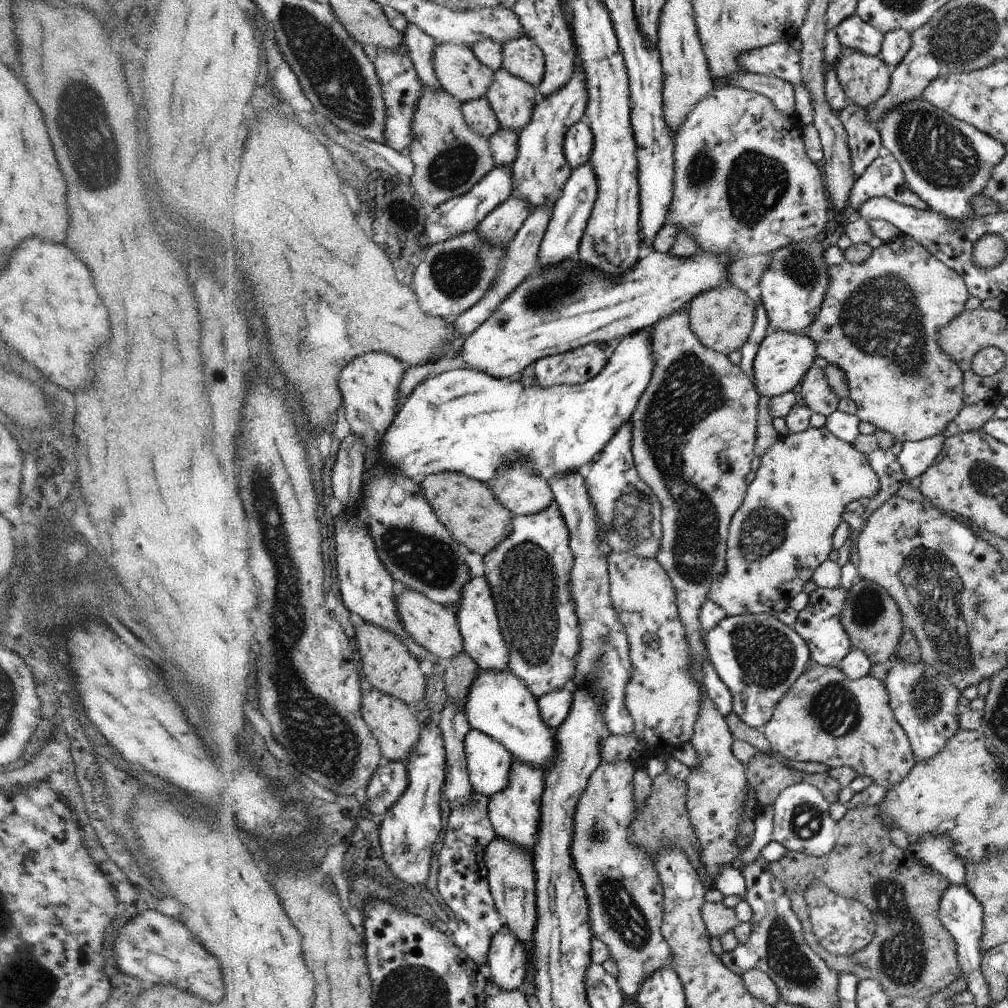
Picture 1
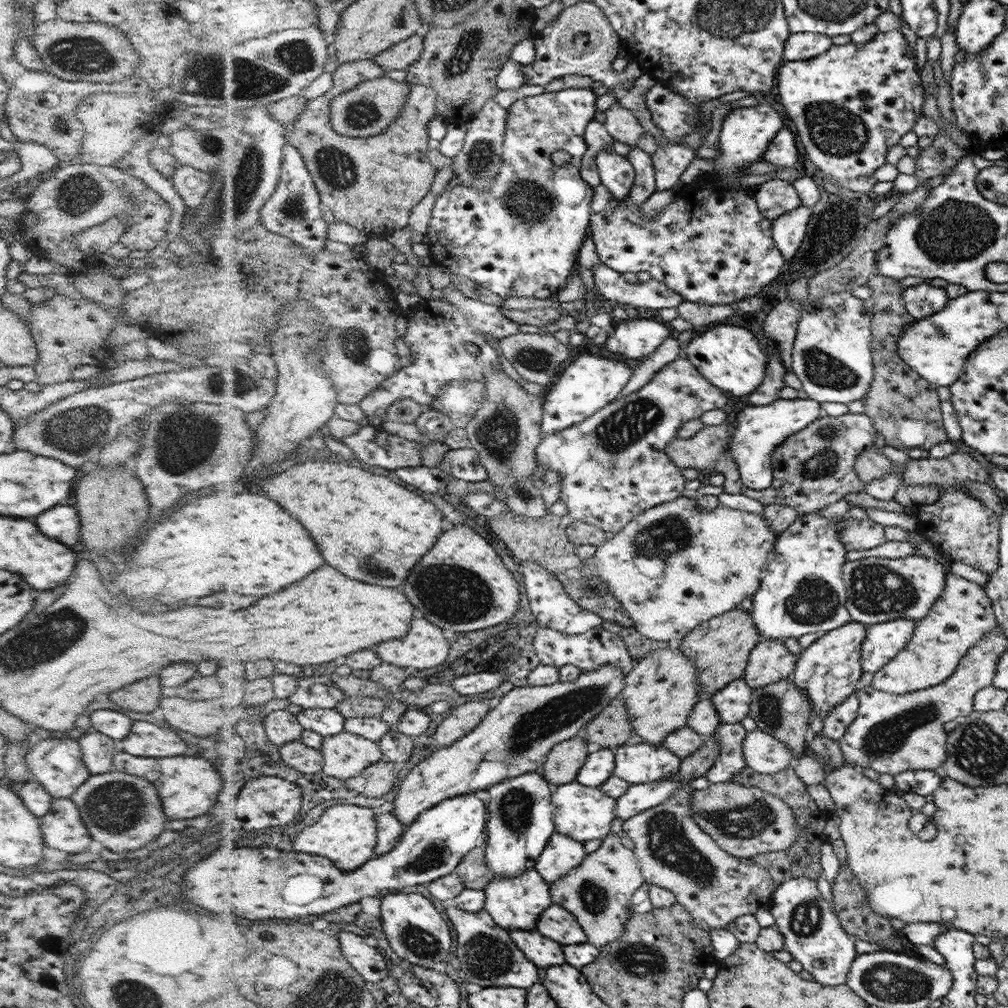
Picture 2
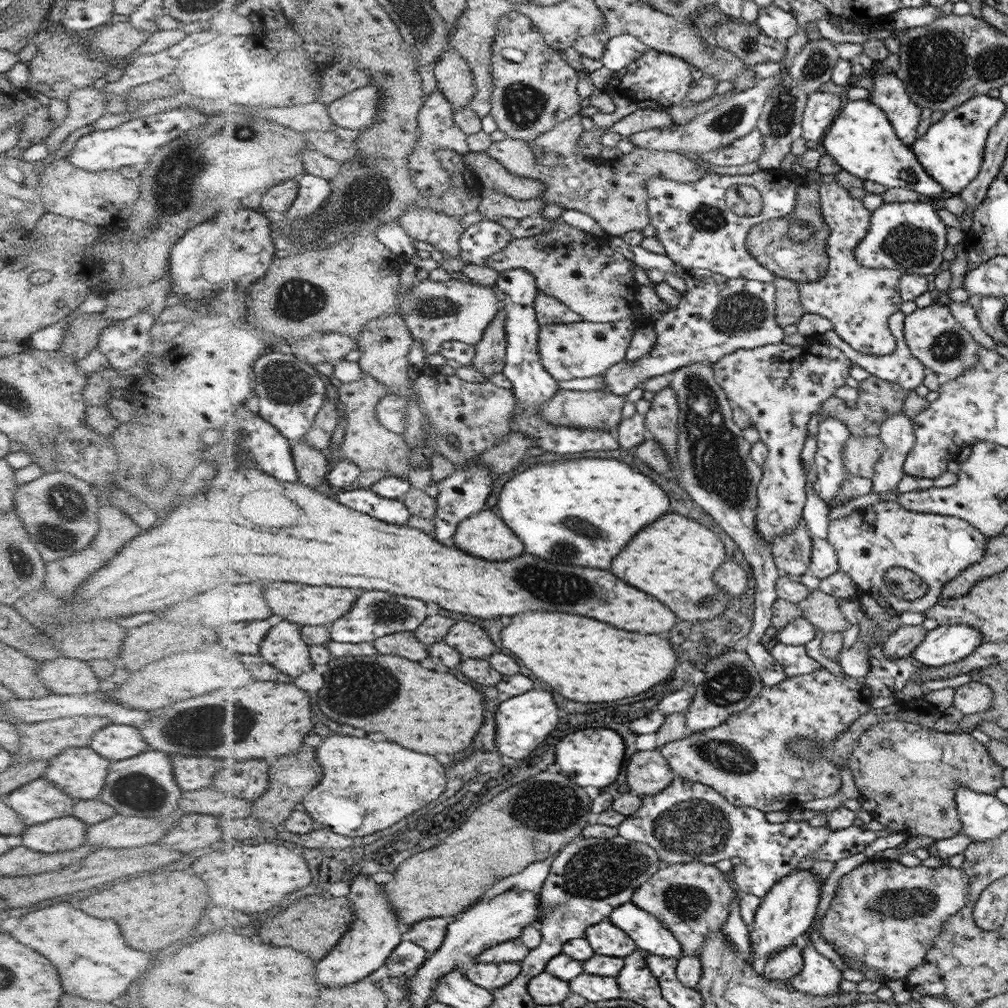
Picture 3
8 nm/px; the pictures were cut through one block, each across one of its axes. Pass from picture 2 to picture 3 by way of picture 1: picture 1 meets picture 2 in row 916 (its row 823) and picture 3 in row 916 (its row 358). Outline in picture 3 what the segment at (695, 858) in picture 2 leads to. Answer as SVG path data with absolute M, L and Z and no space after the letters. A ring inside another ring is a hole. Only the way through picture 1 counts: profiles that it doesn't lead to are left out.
M678 863L662 866L654 876L635 888L631 901L655 915L679 939L683 947L682 956L699 956L708 935L719 932L729 919L737 891L740 890L734 880L734 871L727 877L715 865Z

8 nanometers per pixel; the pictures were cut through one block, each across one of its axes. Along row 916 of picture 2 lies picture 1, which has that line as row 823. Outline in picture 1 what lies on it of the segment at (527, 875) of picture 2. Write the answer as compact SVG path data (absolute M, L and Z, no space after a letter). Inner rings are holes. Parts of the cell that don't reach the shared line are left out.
M514 759L510 774L510 786L504 788L499 794L490 797L488 816L495 827L498 838L513 842L517 847L533 854L540 831L542 820L542 798L546 788L544 770L533 764Z

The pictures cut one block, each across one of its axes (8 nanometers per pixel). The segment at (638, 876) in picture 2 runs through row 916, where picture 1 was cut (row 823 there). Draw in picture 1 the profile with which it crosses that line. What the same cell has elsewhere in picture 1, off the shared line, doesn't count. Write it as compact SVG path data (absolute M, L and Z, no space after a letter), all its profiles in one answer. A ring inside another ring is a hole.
M634 761L600 763L575 810L571 853L582 877L590 905L591 932L601 940L616 962L619 987L634 998L642 982L661 968L671 966L674 954L662 933L663 885L651 858L631 842L631 822L636 817Z

